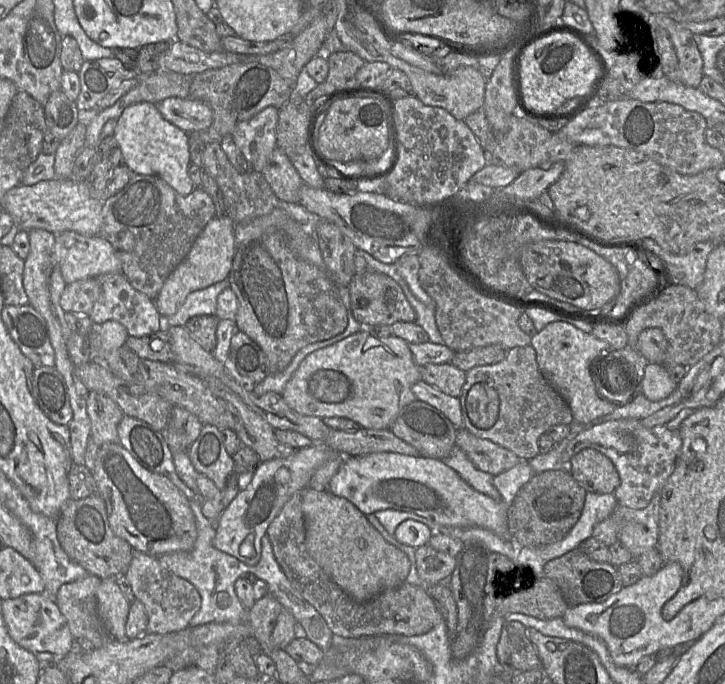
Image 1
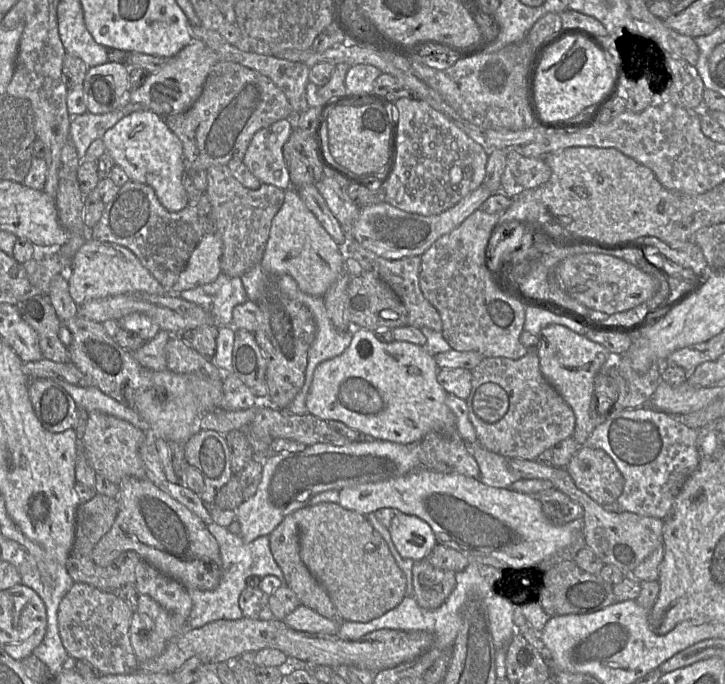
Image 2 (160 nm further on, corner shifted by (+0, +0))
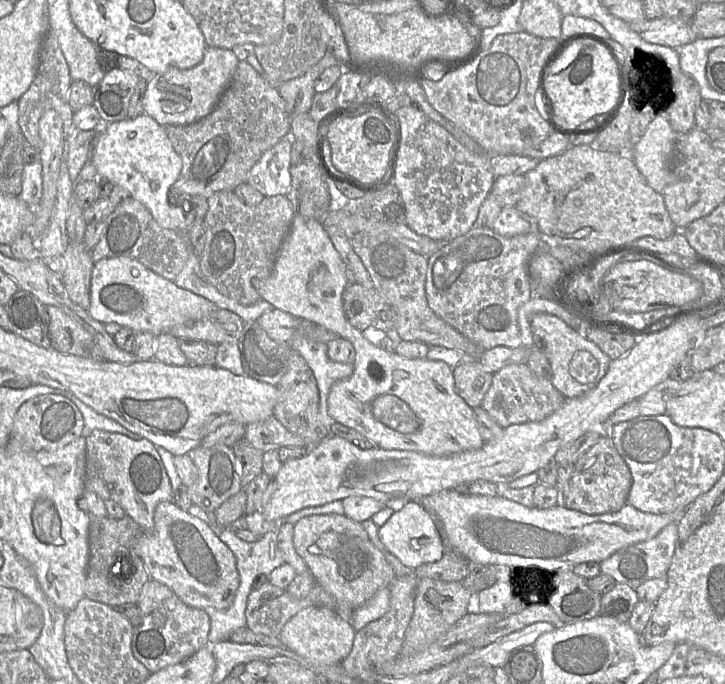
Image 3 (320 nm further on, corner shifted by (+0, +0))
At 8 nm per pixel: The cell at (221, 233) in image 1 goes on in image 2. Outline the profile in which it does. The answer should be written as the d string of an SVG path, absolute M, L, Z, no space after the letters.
M218 233L204 234L184 270L167 294L179 295L184 290L215 281L222 273L220 267L222 253L223 242L220 235Z

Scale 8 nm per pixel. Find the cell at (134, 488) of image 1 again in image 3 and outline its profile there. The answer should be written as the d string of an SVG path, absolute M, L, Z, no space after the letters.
M173 501L161 502L154 512L154 528L151 532L142 532L134 541L133 550L143 560L152 580L156 580L172 589L188 606L218 610L229 608L239 587L239 573L233 552L218 538L204 521L181 510Z

